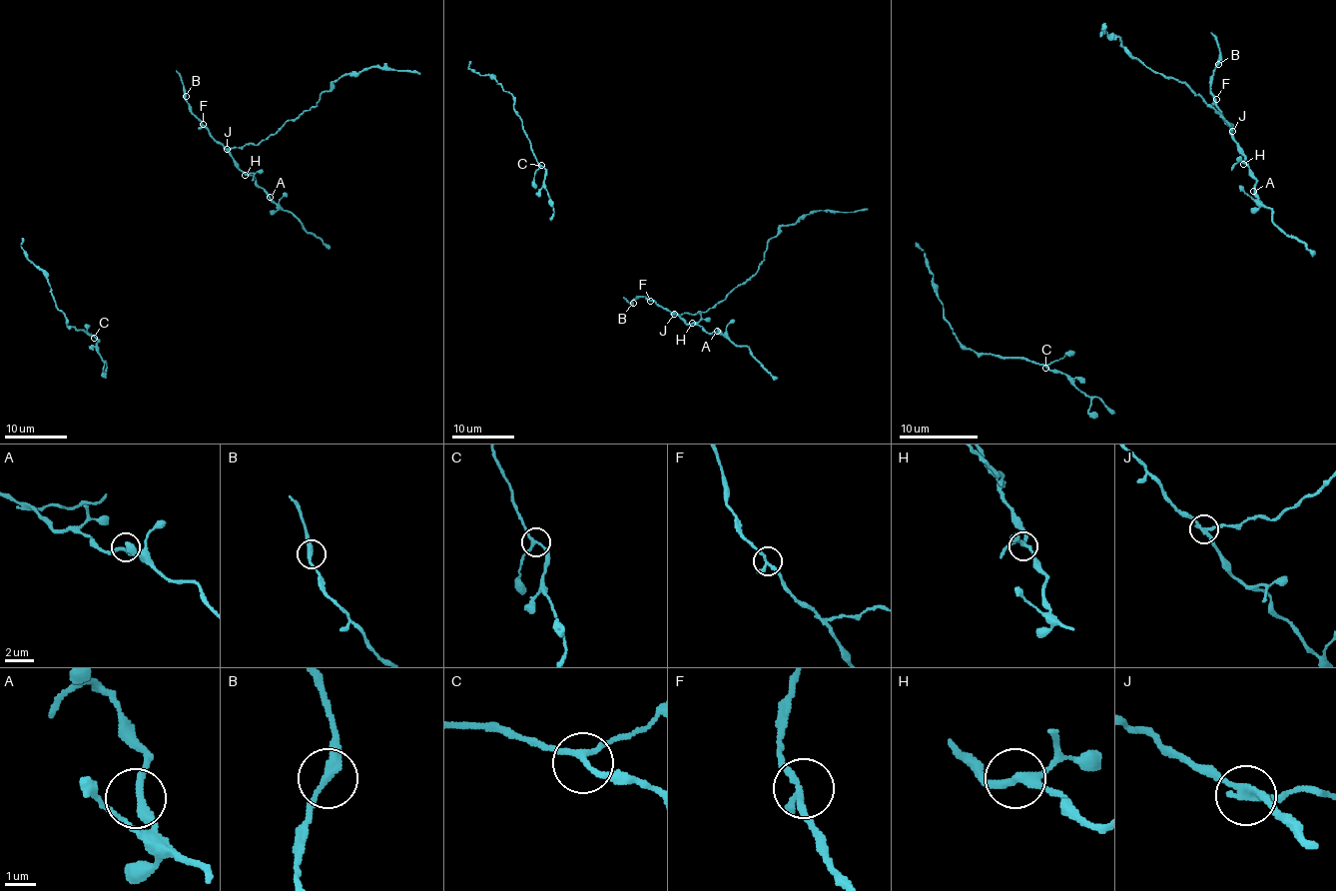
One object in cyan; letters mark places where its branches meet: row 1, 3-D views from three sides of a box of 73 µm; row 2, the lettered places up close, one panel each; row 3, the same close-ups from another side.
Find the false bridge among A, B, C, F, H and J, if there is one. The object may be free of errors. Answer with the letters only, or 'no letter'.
J

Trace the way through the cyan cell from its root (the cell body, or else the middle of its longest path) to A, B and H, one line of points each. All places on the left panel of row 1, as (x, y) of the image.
A: (198, 128), (203, 125), (234, 163), (250, 174), (270, 197)
B: (198, 128), (201, 122), (192, 113), (186, 96)
H: (198, 128), (203, 125), (245, 175)

